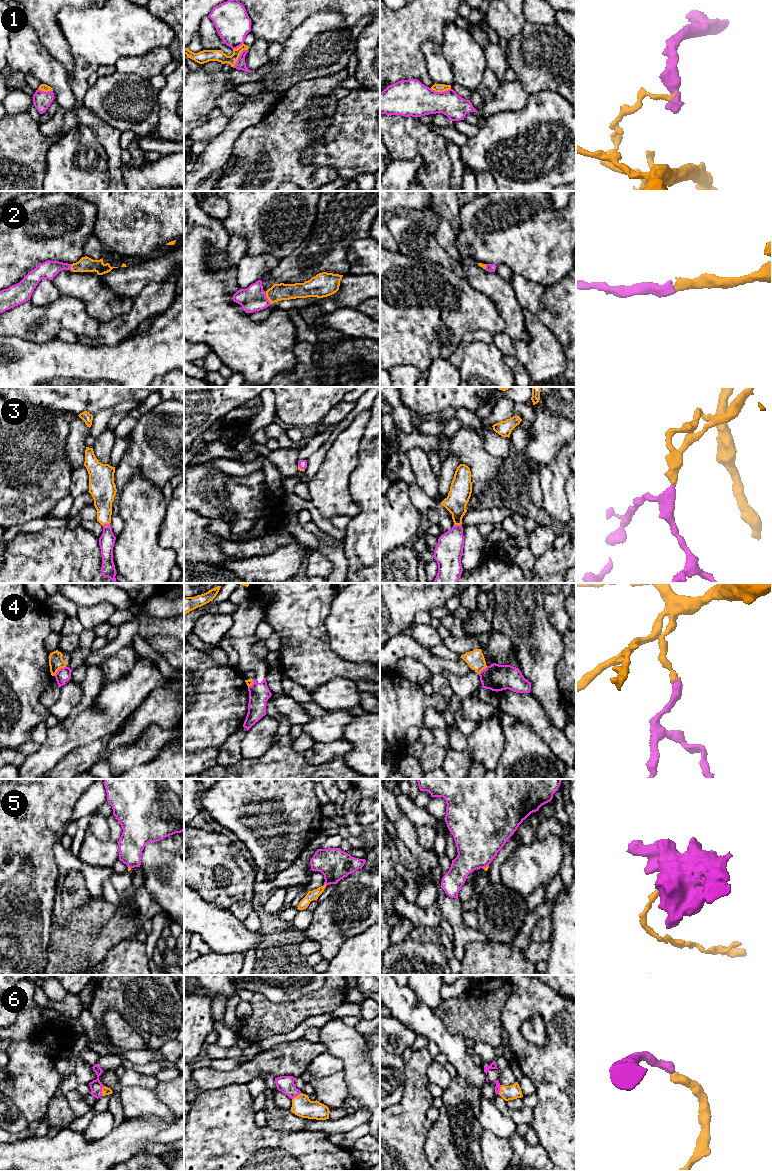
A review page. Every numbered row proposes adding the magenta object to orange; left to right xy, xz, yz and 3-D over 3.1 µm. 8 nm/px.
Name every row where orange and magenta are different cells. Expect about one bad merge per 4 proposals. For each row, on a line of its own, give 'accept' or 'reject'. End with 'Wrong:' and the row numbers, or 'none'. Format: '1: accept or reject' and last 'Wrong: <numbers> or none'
1: reject
2: accept
3: accept
4: reject
5: reject
6: accept
Wrong: 1, 4, 5

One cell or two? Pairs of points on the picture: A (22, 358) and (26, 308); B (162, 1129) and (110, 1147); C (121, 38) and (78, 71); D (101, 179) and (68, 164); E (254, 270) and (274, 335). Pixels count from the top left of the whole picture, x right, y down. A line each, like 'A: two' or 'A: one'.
A: two
B: one
C: one
D: one
E: two

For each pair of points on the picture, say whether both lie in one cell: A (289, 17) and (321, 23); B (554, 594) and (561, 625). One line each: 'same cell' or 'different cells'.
A: different cells
B: same cell

